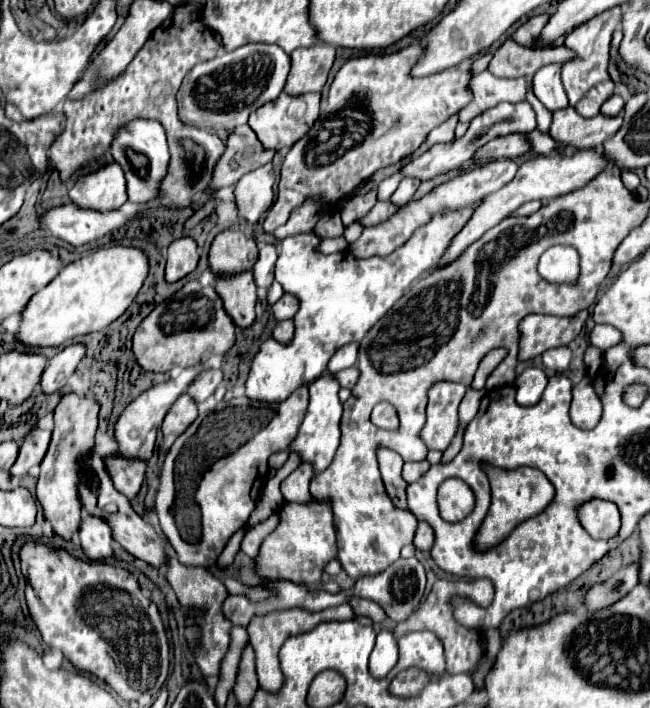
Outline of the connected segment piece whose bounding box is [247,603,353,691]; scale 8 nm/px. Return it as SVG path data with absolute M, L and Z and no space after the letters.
M344 603L341 606L327 607L322 611L307 611L301 607L293 607L293 609L283 609L283 611L271 611L265 615L255 615L251 619L251 623L247 625L247 633L249 633L249 643L255 649L255 657L257 657L257 675L259 675L259 687L263 687L265 691L279 691L281 683L283 683L283 675L279 669L279 663L275 663L277 659L277 651L283 645L283 641L291 635L297 633L305 633L309 629L313 629L315 625L323 623L323 621L333 621L333 619L353 619L353 611L349 604Z

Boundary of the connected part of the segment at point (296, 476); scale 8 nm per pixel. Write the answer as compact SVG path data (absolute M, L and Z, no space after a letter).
M299 465L283 483L281 483L281 493L287 501L295 503L309 503L311 493L309 493L309 481L311 481L311 467L309 465Z

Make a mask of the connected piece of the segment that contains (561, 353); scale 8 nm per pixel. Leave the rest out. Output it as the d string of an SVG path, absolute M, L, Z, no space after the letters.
M553 347L549 351L545 351L543 355L543 365L551 371L565 371L569 367L571 361L571 349L569 347Z

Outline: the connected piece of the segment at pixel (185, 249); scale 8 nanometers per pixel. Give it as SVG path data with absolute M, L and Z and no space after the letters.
M181 237L175 239L167 247L167 269L165 269L165 279L167 281L177 281L191 273L197 267L199 261L199 251L197 243L191 237Z

